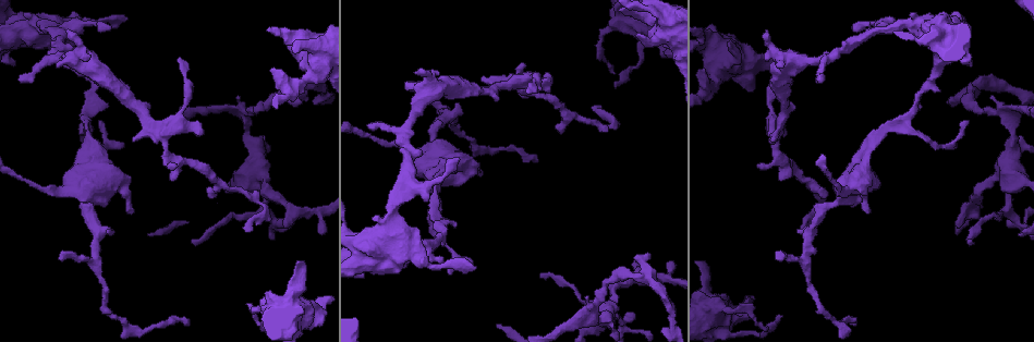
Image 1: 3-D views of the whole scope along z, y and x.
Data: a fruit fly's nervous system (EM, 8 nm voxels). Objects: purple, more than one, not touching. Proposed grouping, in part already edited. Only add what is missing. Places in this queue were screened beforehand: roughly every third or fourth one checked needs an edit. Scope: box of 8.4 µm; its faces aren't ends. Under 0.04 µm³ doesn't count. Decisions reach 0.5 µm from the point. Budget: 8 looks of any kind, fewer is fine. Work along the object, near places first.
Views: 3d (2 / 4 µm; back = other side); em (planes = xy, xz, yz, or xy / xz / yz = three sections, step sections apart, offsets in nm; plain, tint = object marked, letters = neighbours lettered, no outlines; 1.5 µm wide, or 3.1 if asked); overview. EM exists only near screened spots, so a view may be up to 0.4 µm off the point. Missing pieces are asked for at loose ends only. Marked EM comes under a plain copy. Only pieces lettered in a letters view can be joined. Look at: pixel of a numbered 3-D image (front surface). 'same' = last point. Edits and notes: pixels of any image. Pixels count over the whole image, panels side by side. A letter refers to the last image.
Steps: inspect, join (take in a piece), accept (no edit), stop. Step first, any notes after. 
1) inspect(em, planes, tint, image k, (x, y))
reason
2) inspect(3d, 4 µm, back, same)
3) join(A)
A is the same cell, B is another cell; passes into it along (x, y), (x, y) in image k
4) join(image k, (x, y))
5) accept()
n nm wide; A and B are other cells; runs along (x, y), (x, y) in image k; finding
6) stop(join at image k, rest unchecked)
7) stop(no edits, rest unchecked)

inspect(em, planes, letters, image 1, (481, 172))
branch stops here

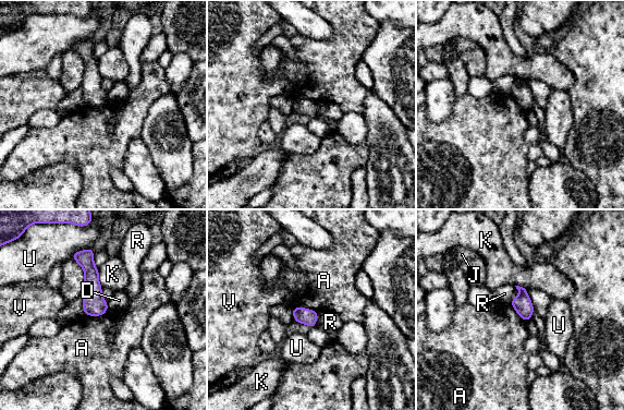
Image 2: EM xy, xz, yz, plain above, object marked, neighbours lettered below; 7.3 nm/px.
accept()
A, D, J, K, R, U and V are other cells; none of them fits

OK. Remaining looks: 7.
inspect(em, planes, letters, image 1, (21, 82))
free end

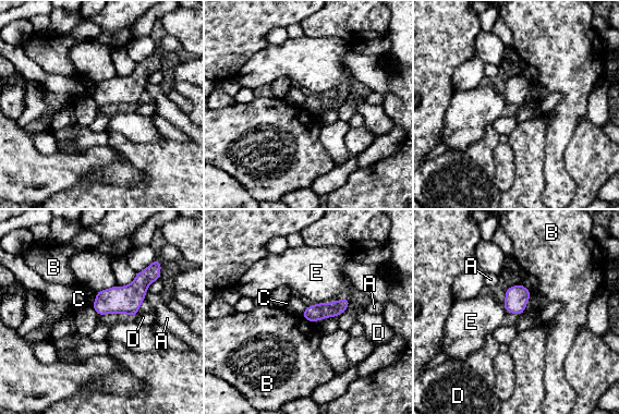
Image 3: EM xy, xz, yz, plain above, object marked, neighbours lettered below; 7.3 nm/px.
join(E)
120 nm wide; E is the same cell, A, B, C and D are other cells; passes into it along (320, 311), (332, 302), (316, 272) in image 3; the neuron continues

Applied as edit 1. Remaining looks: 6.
inspect(overview)
redraw

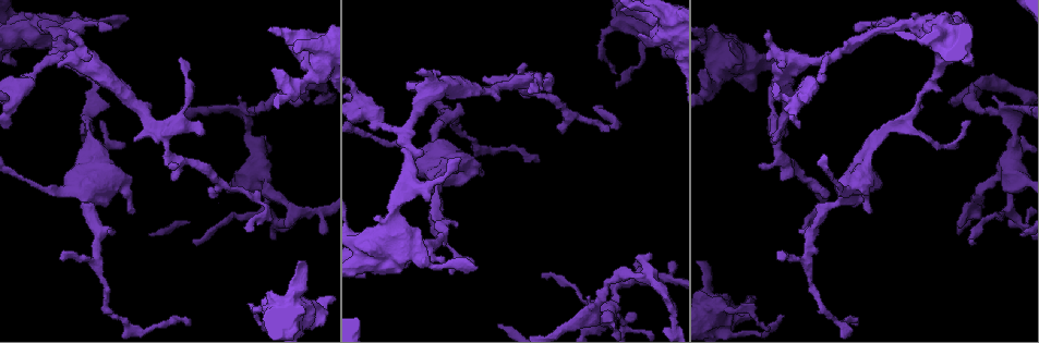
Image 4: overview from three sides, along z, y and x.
inspect(3d, 2 µm, image 4, (638, 34))

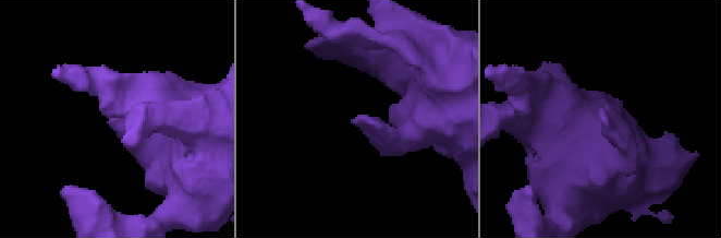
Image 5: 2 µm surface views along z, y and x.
inspect(em, planes, tint, image 5, (357, 117))

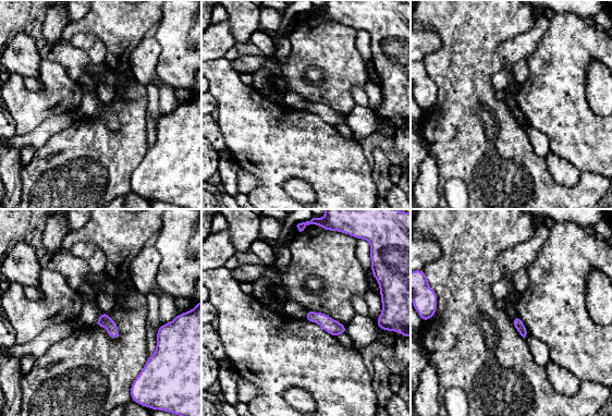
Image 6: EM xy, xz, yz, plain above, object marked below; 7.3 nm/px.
inspect(em, planes, letters, same)

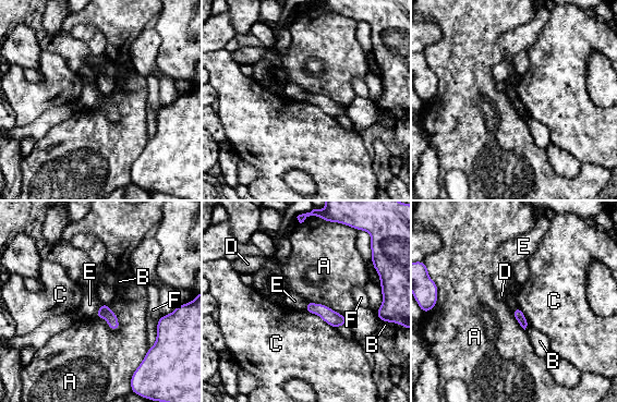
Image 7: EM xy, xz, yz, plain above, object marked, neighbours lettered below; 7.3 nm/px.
accept()
A, B, C, D, E and F are other cells; border along (103, 304), (95, 315) in image 7; no lettered piece goes on from it

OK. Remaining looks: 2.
stop(join at image 3, rest unchecked)

